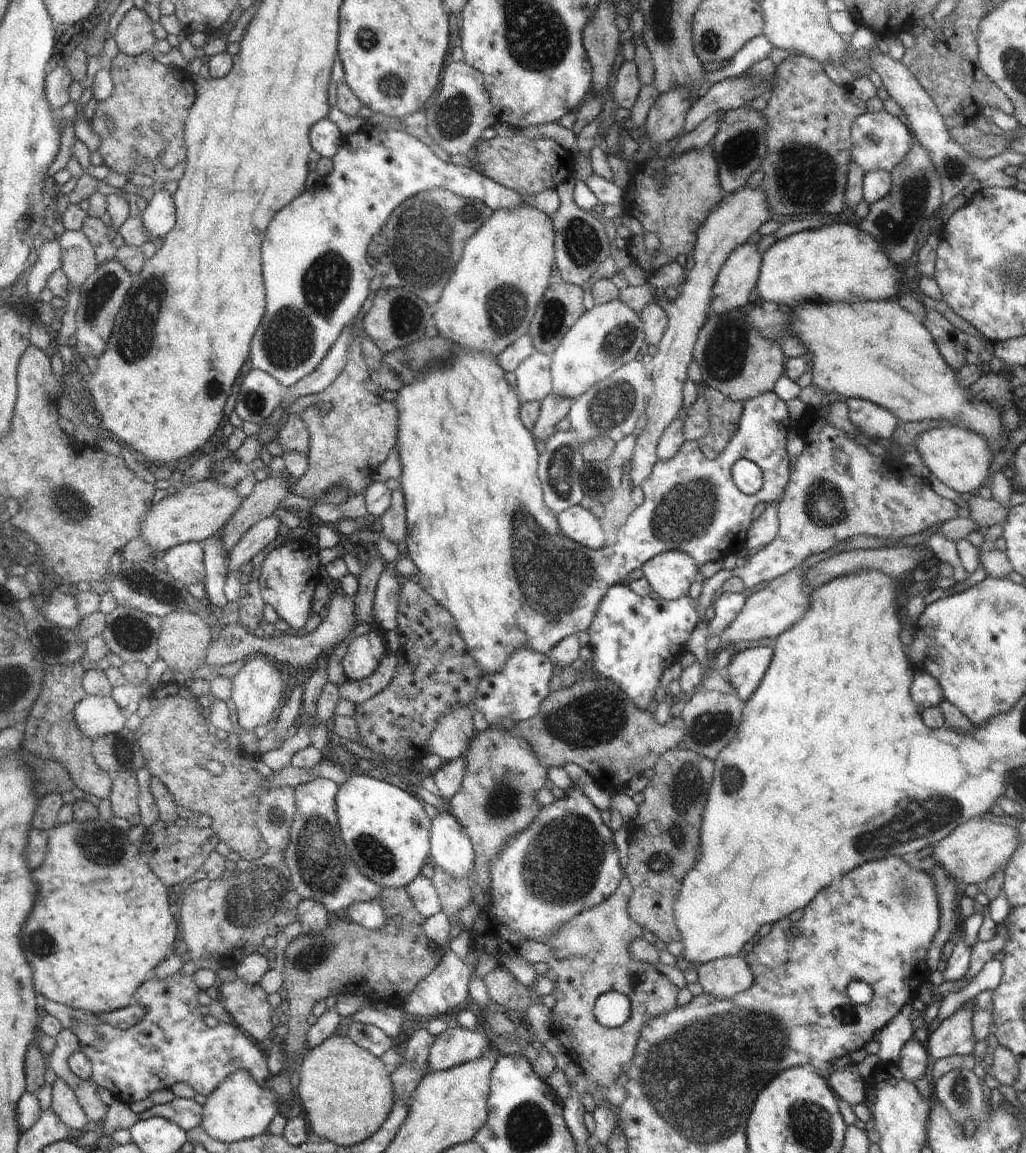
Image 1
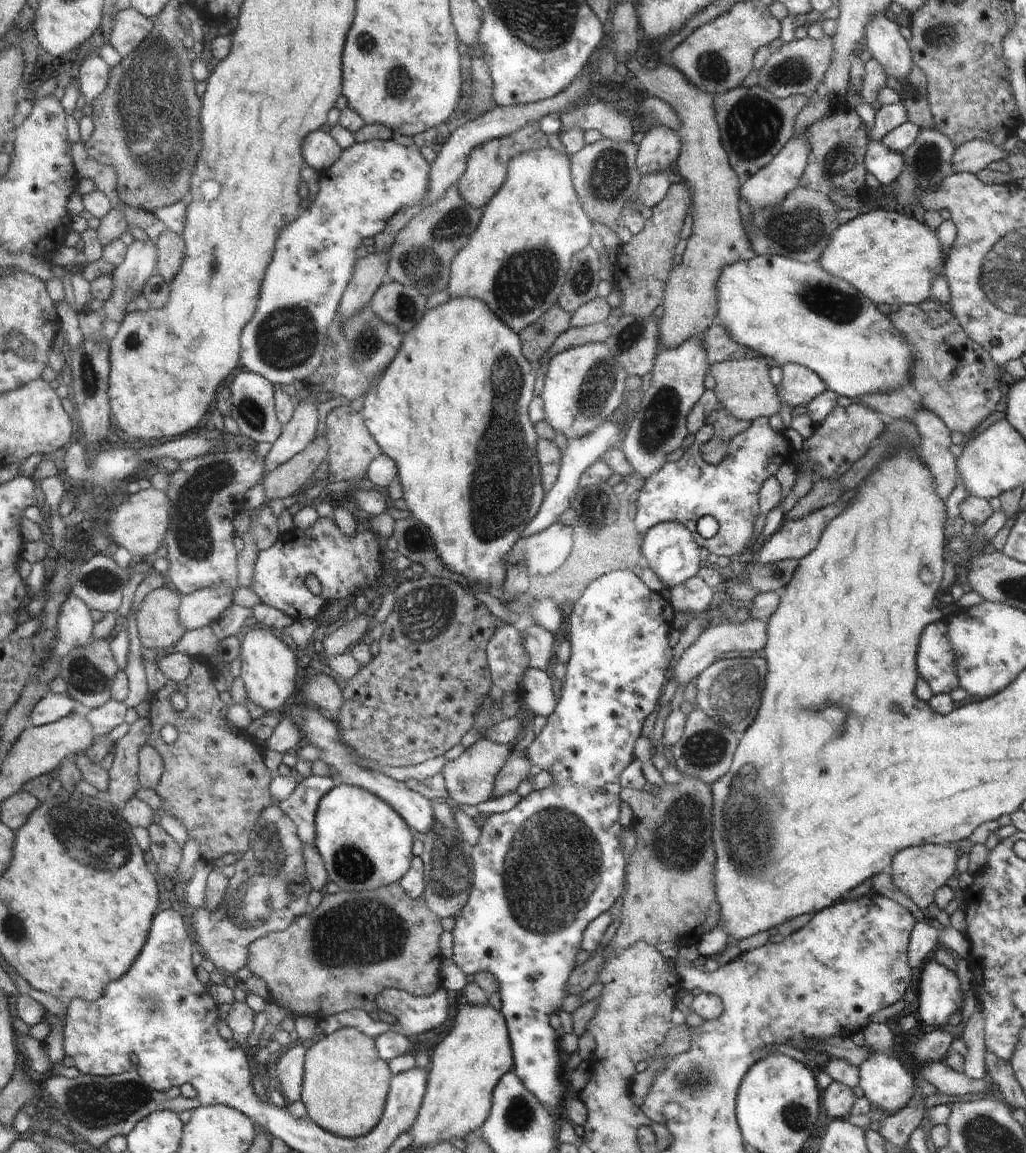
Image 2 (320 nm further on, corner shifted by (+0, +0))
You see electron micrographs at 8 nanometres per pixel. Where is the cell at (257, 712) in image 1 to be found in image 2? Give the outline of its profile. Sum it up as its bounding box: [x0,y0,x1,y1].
[239,627,298,712]

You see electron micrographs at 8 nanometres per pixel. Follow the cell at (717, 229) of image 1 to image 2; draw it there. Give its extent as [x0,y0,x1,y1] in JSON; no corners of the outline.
[740,131,811,207]

